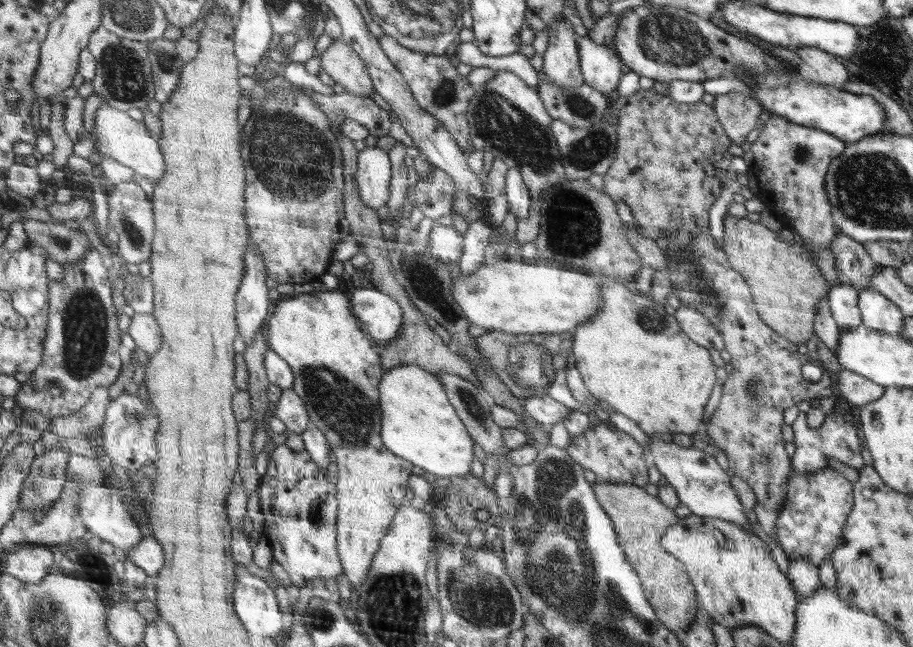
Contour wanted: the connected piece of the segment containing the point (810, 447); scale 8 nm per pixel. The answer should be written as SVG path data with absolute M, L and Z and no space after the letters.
M800 411L798 417L792 424L794 431L796 451L792 456L794 463L794 472L796 473L814 473L820 469L827 468L829 458L835 458L848 466L856 468L858 471L864 467L862 459L860 438L858 429L850 421L846 421L840 412L834 412L826 415L820 428L811 428L807 424L807 413Z

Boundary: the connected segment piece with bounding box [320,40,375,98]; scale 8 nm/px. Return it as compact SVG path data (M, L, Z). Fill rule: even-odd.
M334 40L321 55L322 71L344 87L345 93L367 98L375 92L366 63L351 46Z

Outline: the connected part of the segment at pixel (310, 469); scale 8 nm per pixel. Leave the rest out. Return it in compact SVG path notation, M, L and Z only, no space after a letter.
M273 449L269 457L266 474L261 477L257 492L260 498L261 514L265 522L263 533L272 549L273 559L282 566L288 574L293 586L300 589L316 578L335 578L344 574L344 567L338 552L336 542L336 488L326 478L326 472L316 466L311 455L304 451L294 452L292 458L284 458L284 462L276 462L278 449Z

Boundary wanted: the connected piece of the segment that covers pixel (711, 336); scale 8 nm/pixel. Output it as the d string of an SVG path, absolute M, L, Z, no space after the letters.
M681 305L676 312L675 318L679 325L688 334L688 337L695 340L700 346L717 351L725 350L725 344L718 329L710 323L704 313L694 307Z

